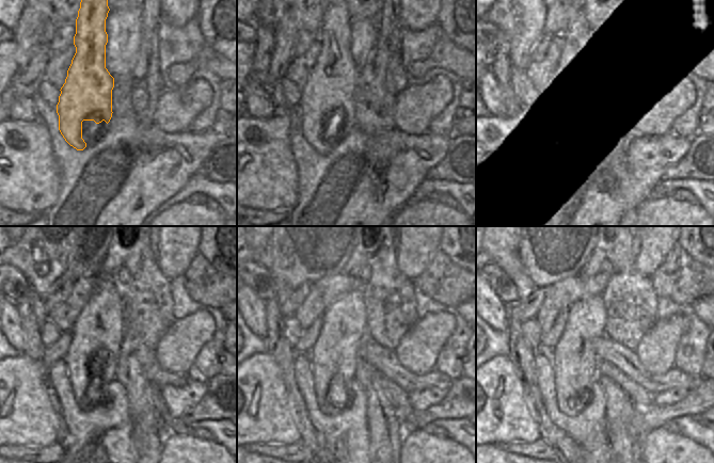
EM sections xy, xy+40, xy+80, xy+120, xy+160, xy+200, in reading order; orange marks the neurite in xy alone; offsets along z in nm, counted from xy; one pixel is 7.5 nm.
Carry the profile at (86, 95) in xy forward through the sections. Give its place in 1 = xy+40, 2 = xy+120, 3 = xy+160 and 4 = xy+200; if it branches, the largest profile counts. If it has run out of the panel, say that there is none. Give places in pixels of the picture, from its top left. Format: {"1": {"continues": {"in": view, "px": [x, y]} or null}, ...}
{"1": {"continues": {"in": "xy+40", "px": [328, 95]}}, "2": {"continues": {"in": "xy+120", "px": [96, 334]}}, "3": {"continues": {"in": "xy+160", "px": [334, 355]}}, "4": {"continues": {"in": "xy+200", "px": [574, 361]}}}

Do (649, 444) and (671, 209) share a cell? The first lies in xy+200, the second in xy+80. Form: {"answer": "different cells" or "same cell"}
{"answer": "same cell"}

